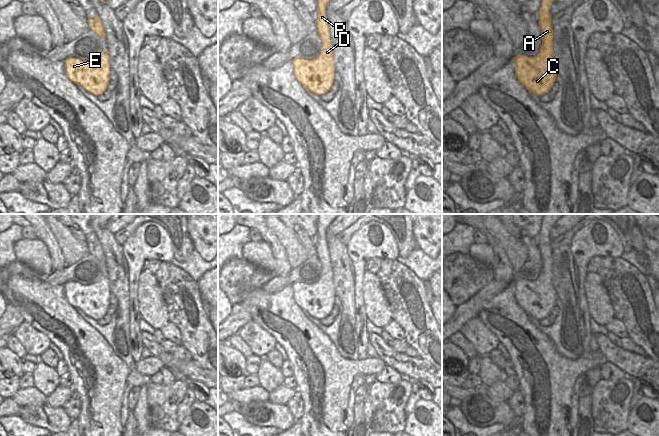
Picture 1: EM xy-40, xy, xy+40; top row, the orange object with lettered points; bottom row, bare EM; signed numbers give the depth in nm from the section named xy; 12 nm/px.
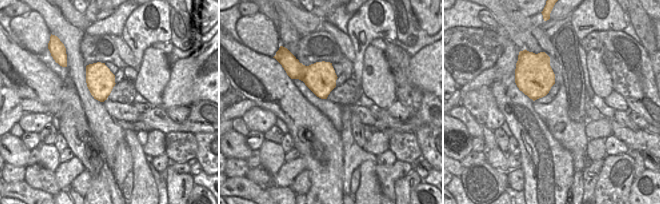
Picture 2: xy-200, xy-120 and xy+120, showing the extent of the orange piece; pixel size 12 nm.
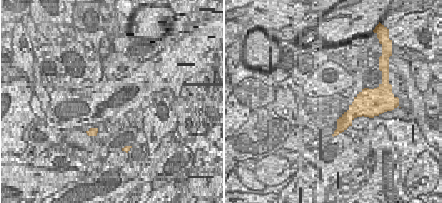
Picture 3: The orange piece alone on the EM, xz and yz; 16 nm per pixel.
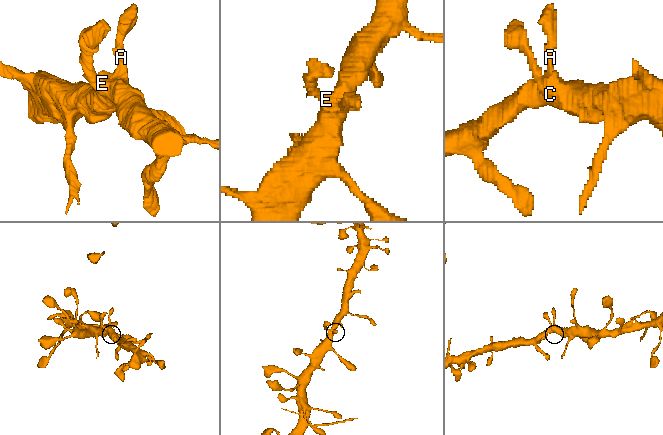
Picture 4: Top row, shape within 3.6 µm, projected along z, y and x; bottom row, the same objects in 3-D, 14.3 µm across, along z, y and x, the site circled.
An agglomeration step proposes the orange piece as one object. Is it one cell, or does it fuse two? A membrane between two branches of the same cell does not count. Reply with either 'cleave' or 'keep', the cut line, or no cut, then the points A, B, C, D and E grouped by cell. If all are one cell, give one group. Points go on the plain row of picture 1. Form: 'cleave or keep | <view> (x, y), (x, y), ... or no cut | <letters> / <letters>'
keep | no cut | A B C D E

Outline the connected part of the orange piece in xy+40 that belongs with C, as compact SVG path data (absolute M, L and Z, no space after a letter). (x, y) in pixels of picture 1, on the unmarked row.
M543 214L539 232L539 252L542 257L542 270L534 281L516 279L515 300L529 317L542 320L548 317L557 301L553 286L553 250L550 232L563 214Z

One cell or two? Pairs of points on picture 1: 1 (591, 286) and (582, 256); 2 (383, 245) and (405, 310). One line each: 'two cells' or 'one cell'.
1: two cells
2: two cells

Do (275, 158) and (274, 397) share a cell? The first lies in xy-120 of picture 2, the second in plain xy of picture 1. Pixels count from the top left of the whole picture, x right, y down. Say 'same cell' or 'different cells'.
different cells

